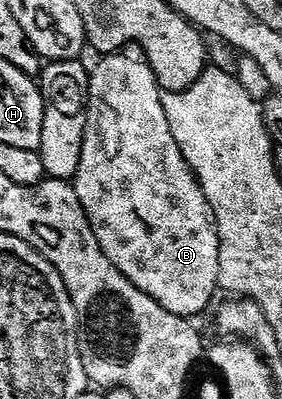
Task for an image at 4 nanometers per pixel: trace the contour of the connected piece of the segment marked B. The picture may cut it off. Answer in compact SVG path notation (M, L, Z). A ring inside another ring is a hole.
M116 51L104 56L92 73L90 70L85 85L83 145L73 178L75 200L99 252L127 282L152 297L165 311L195 319L198 313L208 312L217 293L217 245L212 215L195 176L167 129L154 73L138 56L123 55Z

